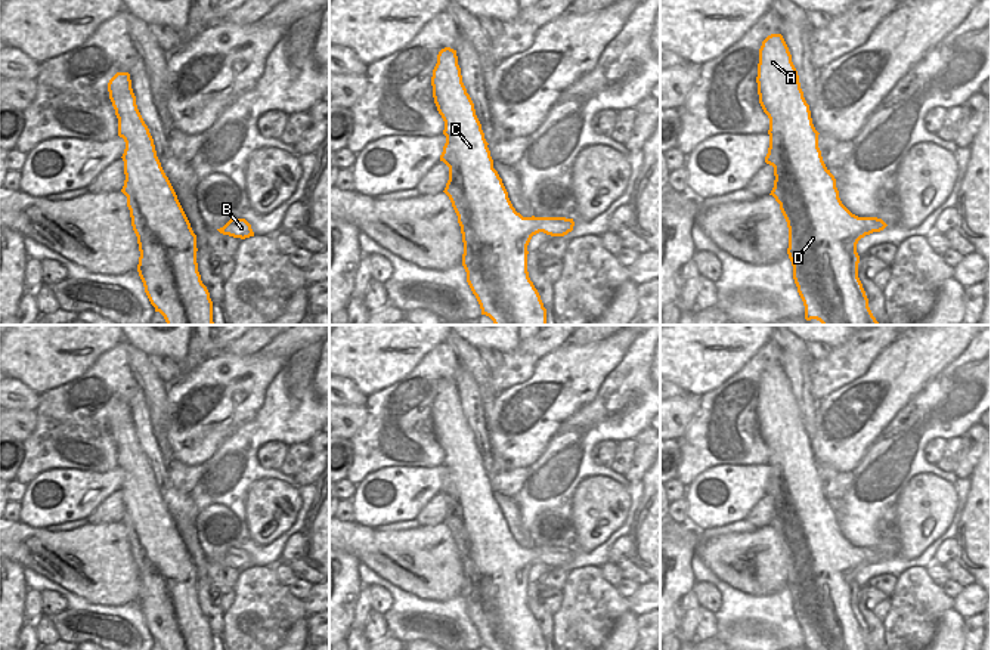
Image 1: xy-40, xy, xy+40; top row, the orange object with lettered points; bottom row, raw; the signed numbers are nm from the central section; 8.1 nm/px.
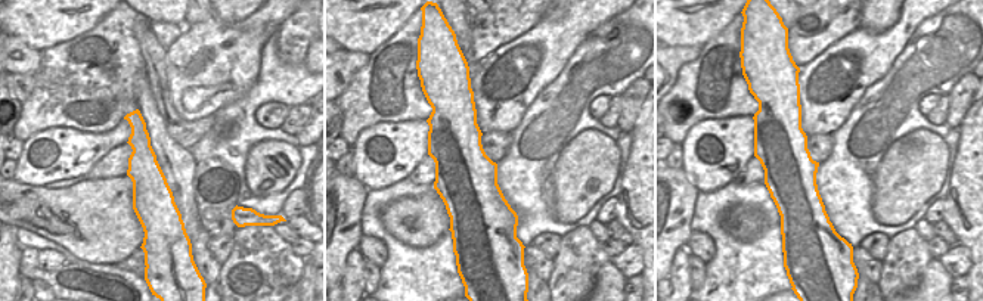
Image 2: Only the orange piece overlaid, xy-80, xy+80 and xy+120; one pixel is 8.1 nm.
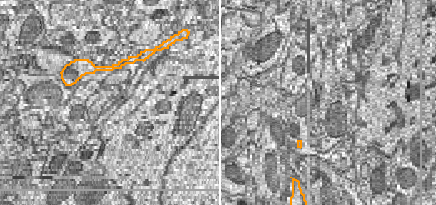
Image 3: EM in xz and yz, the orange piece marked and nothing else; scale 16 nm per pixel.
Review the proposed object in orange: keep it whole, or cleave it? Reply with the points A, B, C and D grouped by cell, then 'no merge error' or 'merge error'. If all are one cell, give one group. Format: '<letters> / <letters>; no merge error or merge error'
A B C D; no merge error

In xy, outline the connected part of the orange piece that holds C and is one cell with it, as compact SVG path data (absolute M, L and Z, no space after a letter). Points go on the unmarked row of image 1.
M445 378L439 383L431 417L434 434L445 452L446 474L440 492L449 498L449 511L443 523L458 547L464 573L462 597L481 646L490 650L546 650L546 640L529 609L527 576L539 563L564 567L573 561L575 552L566 548L523 548L515 542L493 499L489 474L462 414L456 381Z

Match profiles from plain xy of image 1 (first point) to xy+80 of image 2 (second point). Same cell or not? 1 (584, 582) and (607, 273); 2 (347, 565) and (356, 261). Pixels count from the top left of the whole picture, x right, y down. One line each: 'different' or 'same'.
1: different
2: different

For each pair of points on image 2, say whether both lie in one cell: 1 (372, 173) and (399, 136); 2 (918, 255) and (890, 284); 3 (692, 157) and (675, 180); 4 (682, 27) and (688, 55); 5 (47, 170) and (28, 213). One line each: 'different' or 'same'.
1: same
2: same
3: different
4: different
5: different

